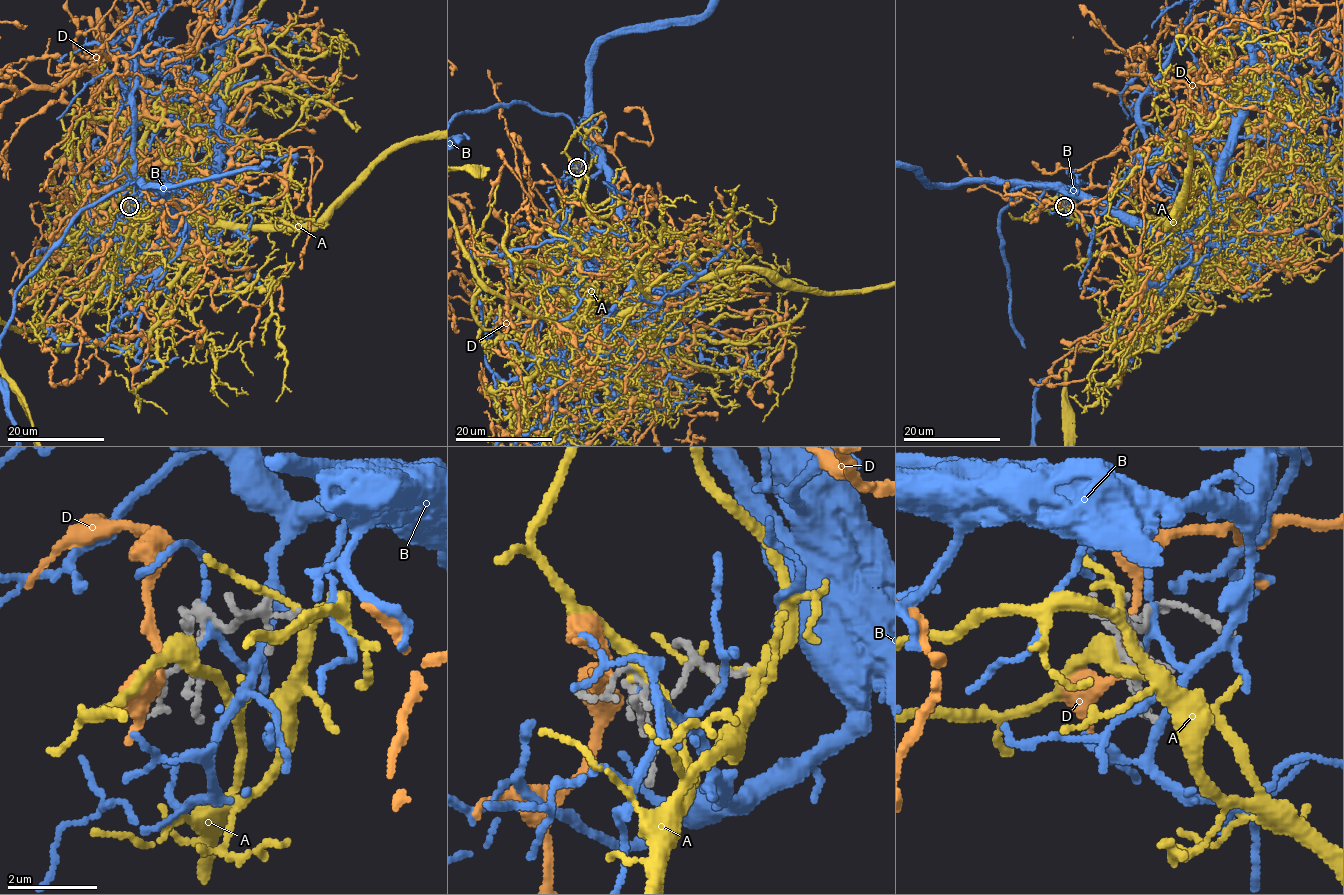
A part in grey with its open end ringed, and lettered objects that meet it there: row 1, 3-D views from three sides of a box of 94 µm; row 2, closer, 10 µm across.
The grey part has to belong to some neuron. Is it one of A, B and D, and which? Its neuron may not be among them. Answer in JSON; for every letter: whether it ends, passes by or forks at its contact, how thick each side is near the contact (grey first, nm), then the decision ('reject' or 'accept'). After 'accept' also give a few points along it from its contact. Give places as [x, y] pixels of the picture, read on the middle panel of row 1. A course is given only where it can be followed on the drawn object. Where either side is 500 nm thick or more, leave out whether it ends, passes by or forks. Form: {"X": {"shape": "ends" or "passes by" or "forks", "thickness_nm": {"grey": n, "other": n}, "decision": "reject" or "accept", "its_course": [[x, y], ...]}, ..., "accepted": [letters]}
{"A": {"shape": "passes by", "thickness_nm": {"grey": 160, "other": 360}, "decision": "reject"}, "B": {"shape": "passes by", "thickness_nm": {"grey": 150, "other": 180}, "decision": "reject"}, "D": {"shape": "passes by", "thickness_nm": {"grey": 110, "other": 240}, "decision": "reject"}, "accepted": []}

